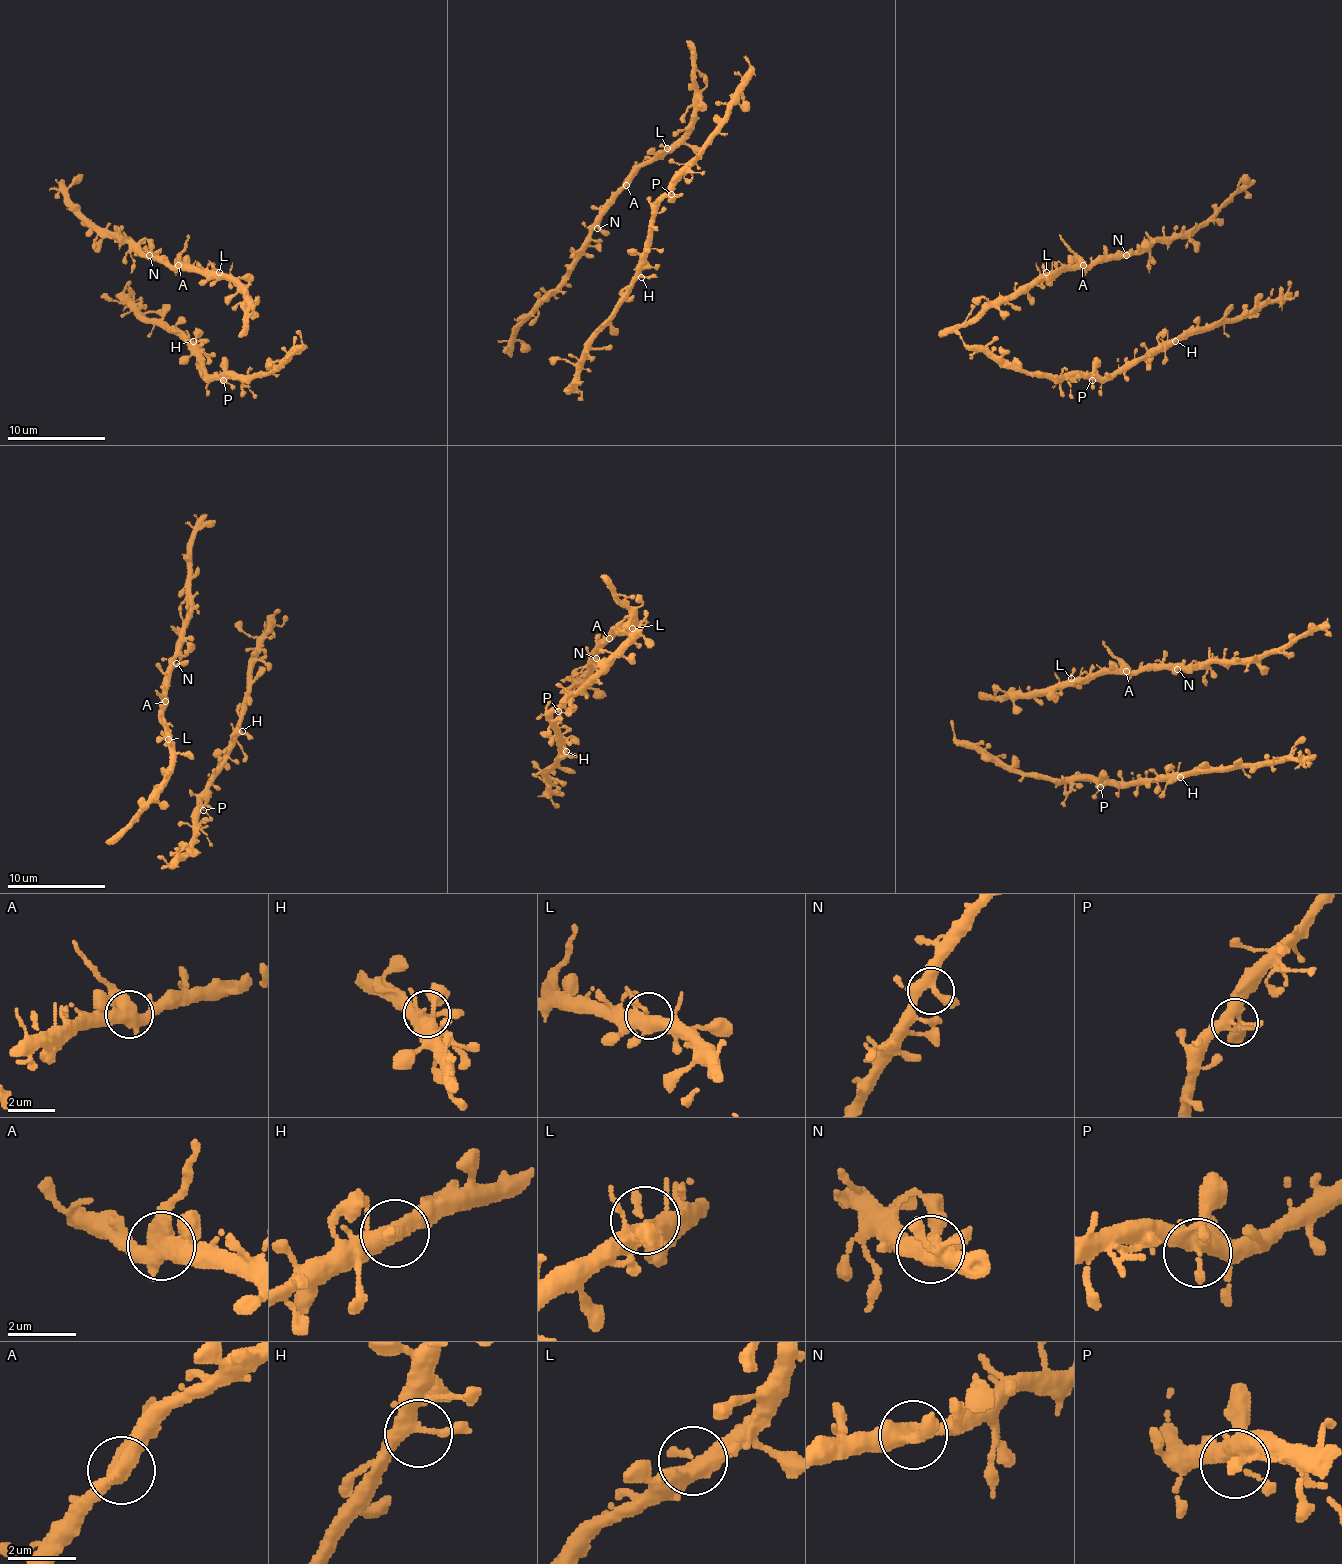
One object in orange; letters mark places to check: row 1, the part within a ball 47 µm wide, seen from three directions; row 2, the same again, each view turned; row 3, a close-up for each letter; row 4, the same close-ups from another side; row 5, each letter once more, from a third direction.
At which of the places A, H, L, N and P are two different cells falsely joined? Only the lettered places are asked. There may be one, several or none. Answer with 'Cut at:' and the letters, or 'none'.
Cut at: A

